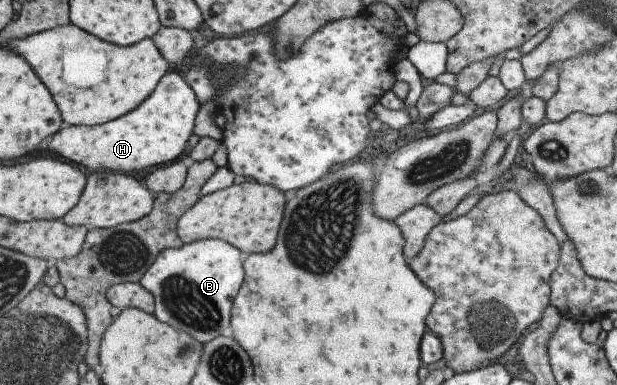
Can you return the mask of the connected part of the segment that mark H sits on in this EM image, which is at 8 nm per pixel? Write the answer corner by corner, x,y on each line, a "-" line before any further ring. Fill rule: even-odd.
165,72
165,75
162,75
157,82
155,89
134,110
115,118
115,121
103,123
103,125
65,125
49,136
47,149
51,153
57,153
59,157
63,157
67,161
73,161
77,167
83,165
85,169
91,169
94,172
105,170
126,174
145,171
145,169
155,167
155,165
171,163
185,151
185,145
187,145
189,135
192,134
194,117
199,107
194,91
187,85
184,78
175,72

